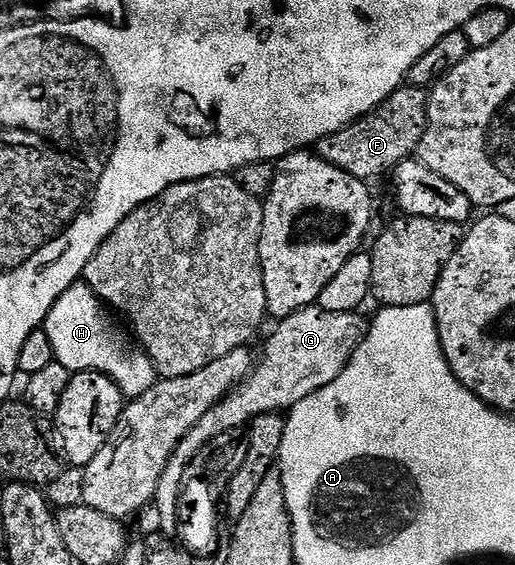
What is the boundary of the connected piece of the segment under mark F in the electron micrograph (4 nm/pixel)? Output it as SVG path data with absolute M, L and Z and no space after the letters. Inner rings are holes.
M403 85L396 90L378 108L374 108L366 116L362 116L357 122L352 122L345 130L340 130L336 134L331 134L328 138L323 138L316 143L315 153L320 155L322 160L334 164L334 168L342 168L342 172L350 172L350 176L373 180L391 175L396 167L402 162L407 162L419 151L420 141L426 128L428 119L428 90L419 86Z

